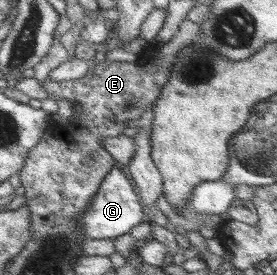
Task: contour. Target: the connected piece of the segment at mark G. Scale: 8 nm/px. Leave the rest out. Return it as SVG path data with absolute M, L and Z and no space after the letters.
M115 166L111 169L111 172L100 184L95 199L89 203L89 209L79 217L79 221L80 229L84 232L86 238L93 240L113 240L128 233L133 226L146 222L139 196L125 172Z

